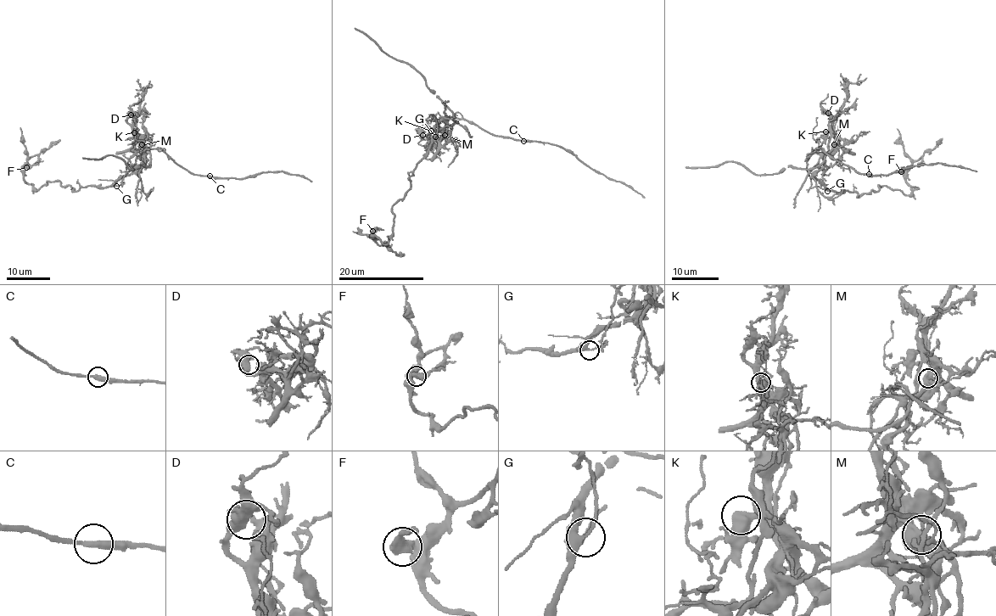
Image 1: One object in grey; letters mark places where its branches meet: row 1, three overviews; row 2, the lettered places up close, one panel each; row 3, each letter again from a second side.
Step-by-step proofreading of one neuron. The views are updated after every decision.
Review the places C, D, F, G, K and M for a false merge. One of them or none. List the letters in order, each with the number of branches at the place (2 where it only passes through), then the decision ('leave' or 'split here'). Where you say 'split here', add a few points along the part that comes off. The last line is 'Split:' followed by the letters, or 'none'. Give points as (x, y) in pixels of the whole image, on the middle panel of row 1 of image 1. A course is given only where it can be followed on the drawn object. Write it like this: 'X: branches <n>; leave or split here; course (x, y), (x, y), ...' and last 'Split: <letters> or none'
C: branches 2; leave
D: branches 3; leave
F: branches 2; leave
G: branches 3; leave
K: branches 2; leave
M: branches 2; split here; course (444, 135), (442, 120), (411, 189), (392, 207), (388, 242), (372, 236), (404, 255)
Split: M

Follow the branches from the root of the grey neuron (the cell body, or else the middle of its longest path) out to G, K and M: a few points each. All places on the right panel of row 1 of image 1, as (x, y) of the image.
G: (820, 167), (814, 175), (827, 191)
K: (820, 167), (823, 155), (832, 151), (834, 136), (825, 131)
M: (820, 167), (823, 155), (832, 151), (834, 144)

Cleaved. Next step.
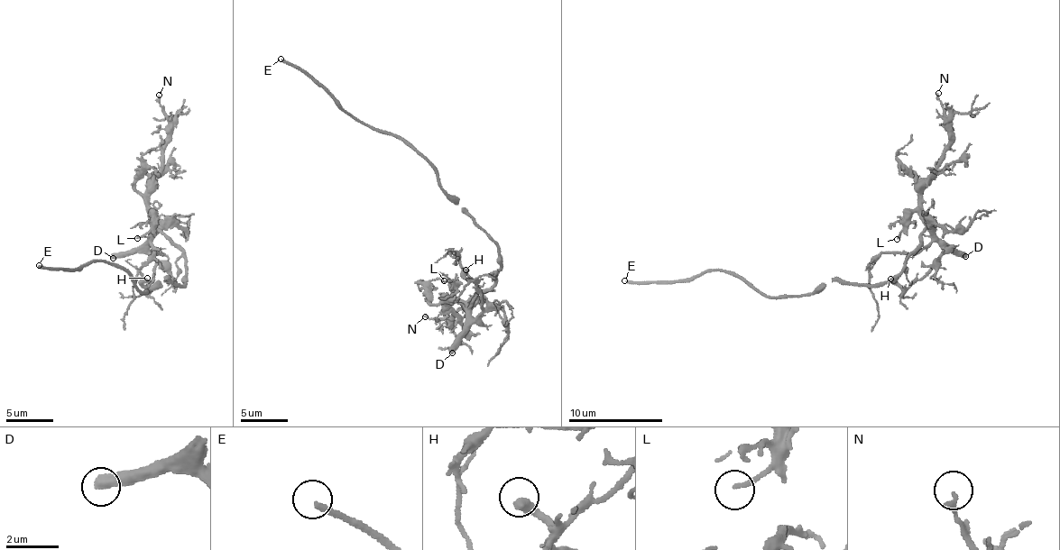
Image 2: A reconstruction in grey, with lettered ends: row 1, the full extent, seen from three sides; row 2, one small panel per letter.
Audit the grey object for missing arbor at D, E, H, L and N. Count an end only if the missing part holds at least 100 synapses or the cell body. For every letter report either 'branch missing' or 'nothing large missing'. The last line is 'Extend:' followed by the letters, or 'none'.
D: branch missing
E: branch missing
H: nothing large missing
L: nothing large missing
N: nothing large missing
Extend: D, E

